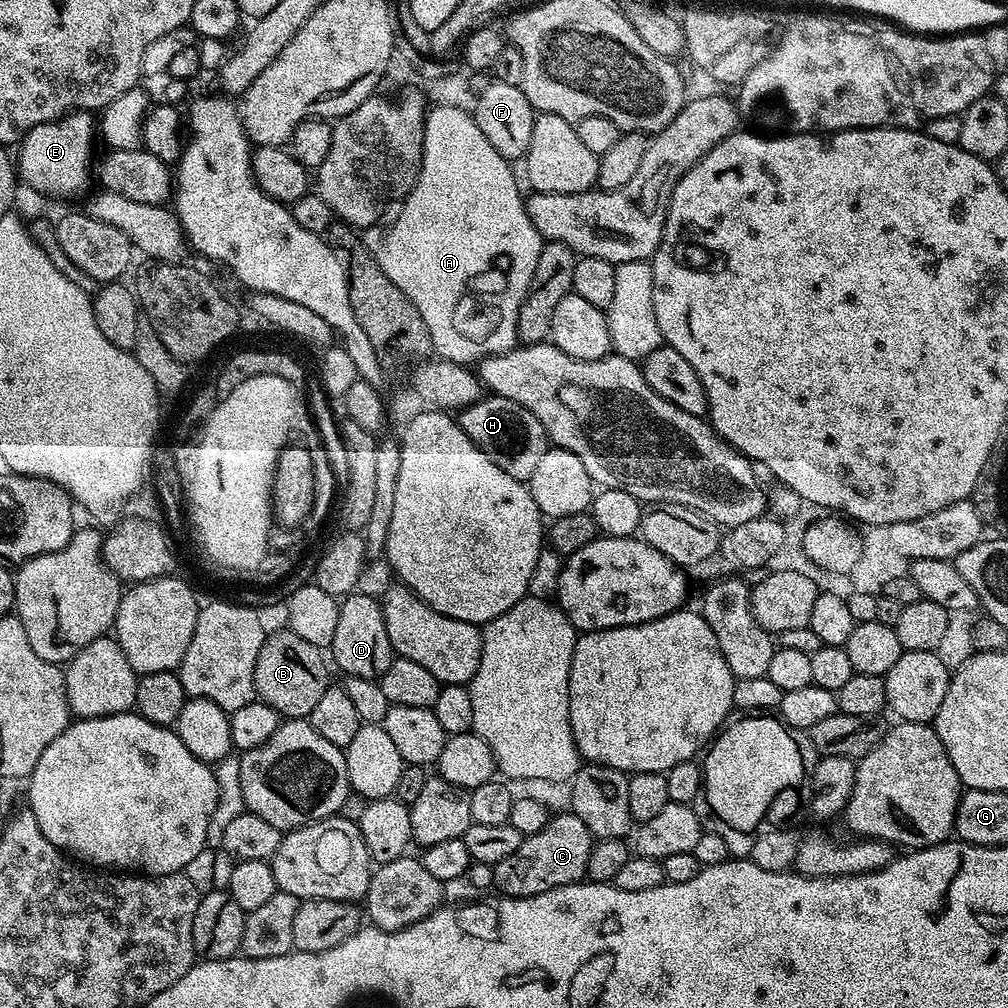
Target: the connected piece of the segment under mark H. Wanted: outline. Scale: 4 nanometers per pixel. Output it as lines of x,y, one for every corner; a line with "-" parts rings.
495,394
485,395
478,402
459,409
458,423
470,442
474,442
474,446
478,446
478,450
482,450
482,454
486,454
490,462
494,462
494,466
506,470
510,478
525,482
530,474
534,474
538,461
546,455
550,447
542,422
538,422
538,418
534,418
534,414
526,410
526,406

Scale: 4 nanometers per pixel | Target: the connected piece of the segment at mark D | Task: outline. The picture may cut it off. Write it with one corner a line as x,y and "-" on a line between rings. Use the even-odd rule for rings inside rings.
357,590
340,600
338,626
334,630
334,642
330,645
330,656
345,677
377,679
390,666
394,658
390,634
386,634
384,605
379,599
367,596
363,590

